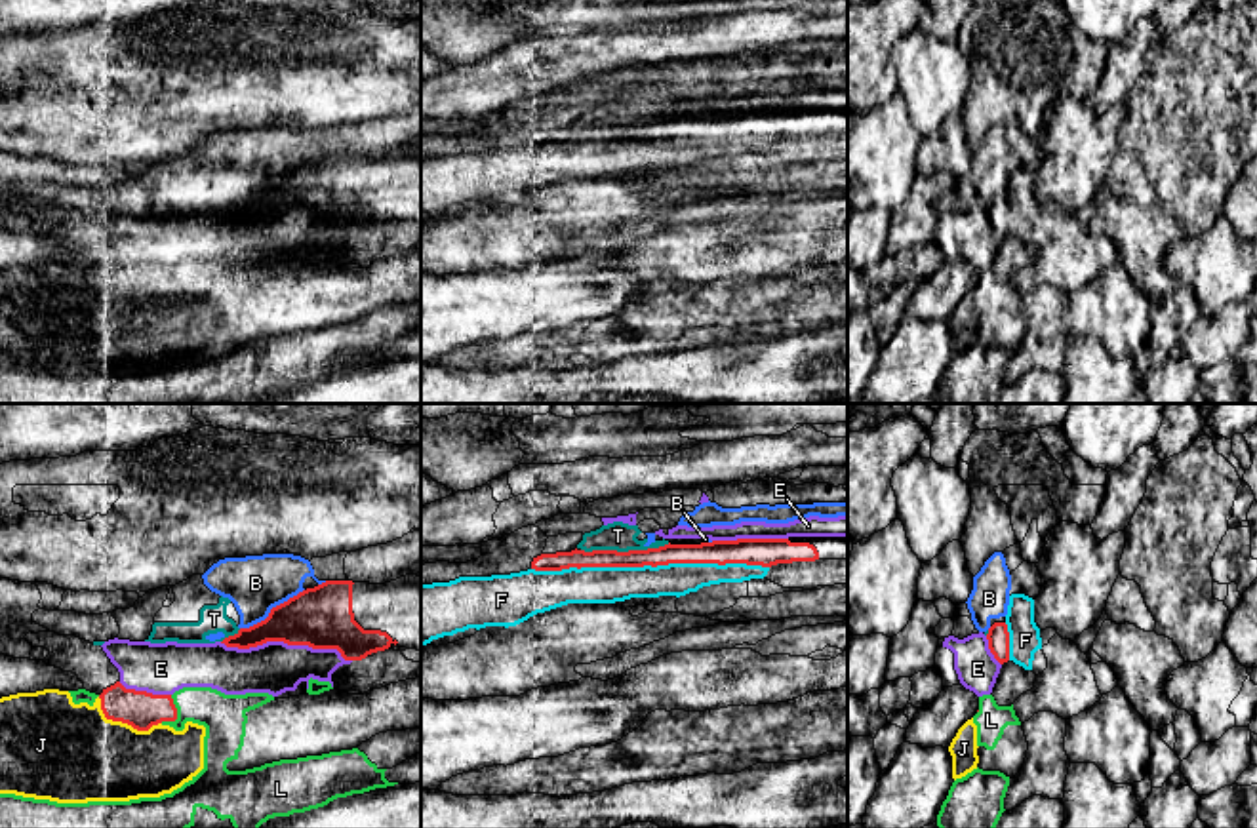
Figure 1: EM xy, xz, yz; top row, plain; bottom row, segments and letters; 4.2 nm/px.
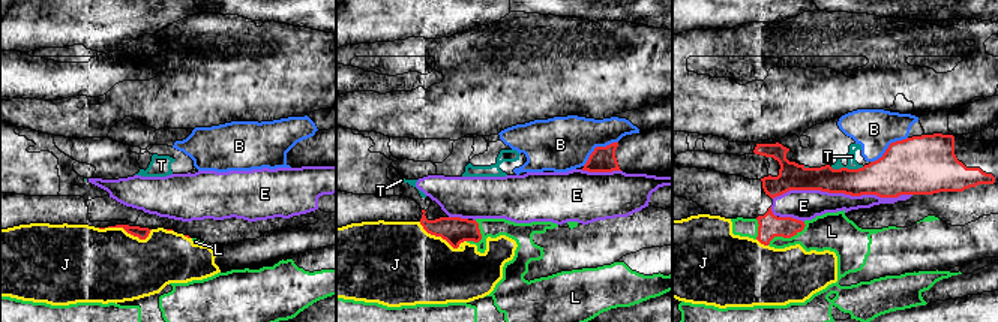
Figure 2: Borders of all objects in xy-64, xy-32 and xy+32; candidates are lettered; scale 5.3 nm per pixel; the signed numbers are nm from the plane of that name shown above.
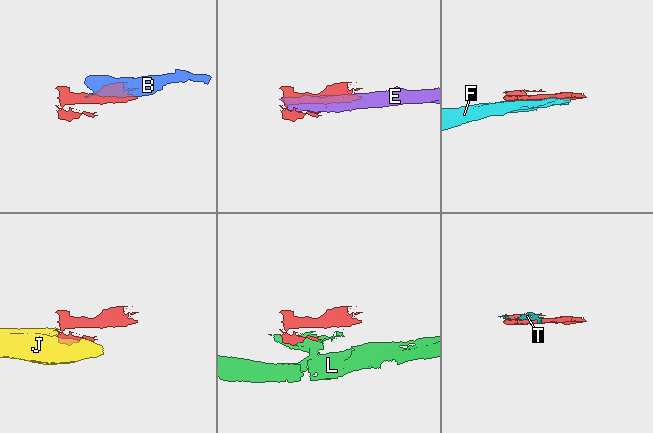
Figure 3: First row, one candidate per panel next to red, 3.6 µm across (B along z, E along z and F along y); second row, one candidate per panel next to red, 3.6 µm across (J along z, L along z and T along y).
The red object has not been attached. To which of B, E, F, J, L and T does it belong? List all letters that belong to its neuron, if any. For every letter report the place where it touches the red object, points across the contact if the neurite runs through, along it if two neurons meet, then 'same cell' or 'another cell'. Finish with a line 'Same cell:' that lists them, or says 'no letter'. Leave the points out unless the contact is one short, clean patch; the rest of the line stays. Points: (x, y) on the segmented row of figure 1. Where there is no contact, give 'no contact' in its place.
B: contact xy (271, 610); another cell
E: contact xy (286, 642); another cell
F: contact xz (650, 564); same cell
J: contact xy (124, 722); another cell
L: contact xy (176, 714); another cell
T: contact xz (625, 552); another cell
Same cell: F

